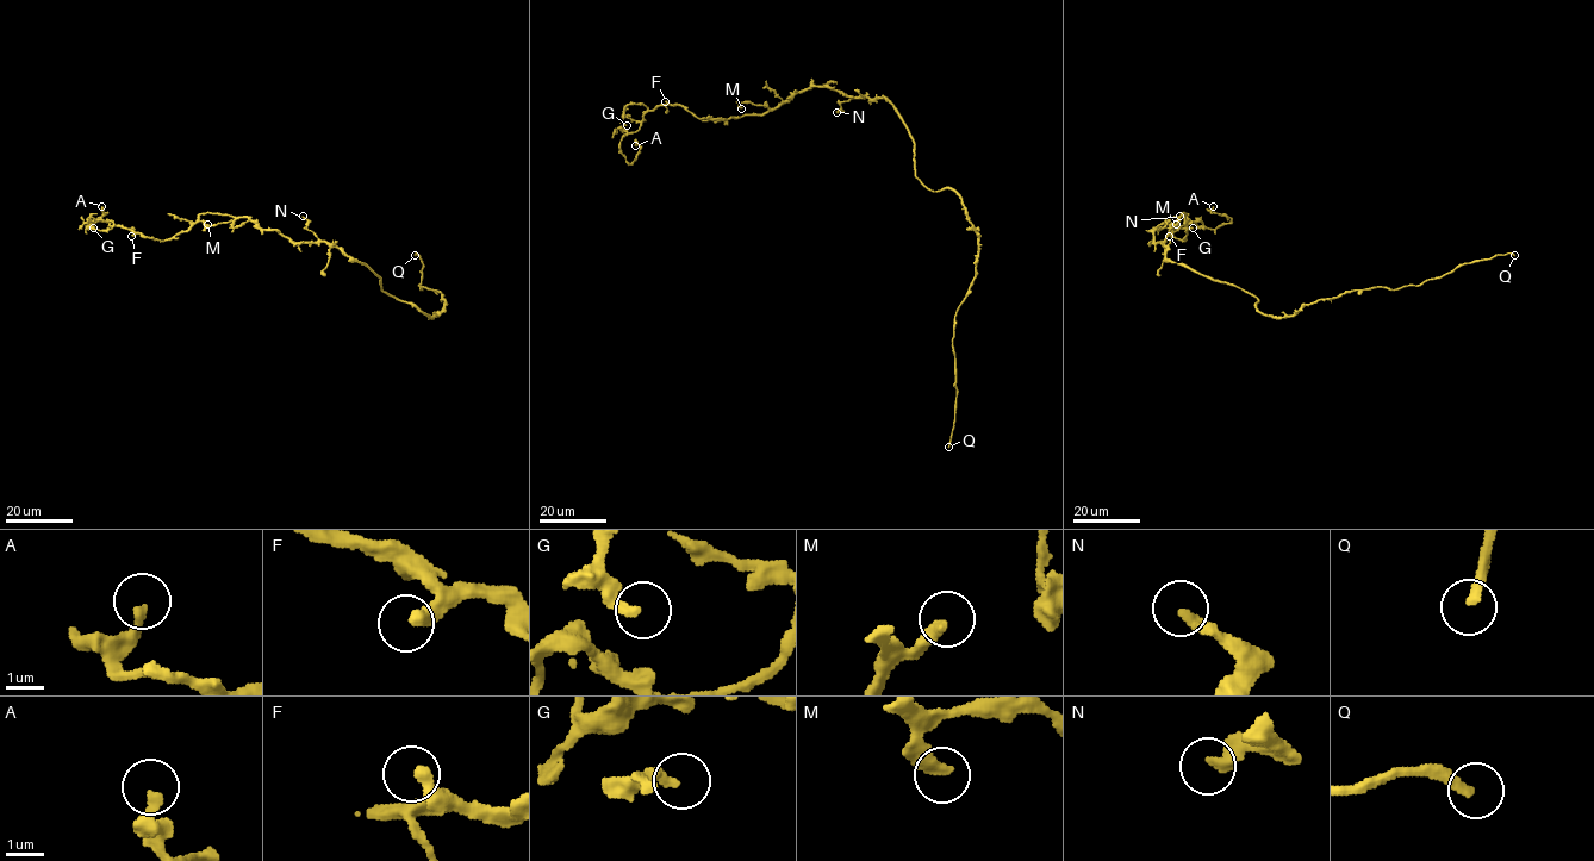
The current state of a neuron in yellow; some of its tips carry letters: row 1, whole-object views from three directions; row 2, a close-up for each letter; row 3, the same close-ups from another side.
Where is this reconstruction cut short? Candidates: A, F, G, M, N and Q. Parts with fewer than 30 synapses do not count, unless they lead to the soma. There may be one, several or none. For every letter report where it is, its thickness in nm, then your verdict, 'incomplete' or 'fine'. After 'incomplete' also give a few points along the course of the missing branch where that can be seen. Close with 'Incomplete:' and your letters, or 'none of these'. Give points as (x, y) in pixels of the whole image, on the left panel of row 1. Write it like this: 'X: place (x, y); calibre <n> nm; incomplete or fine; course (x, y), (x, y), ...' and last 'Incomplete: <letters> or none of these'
A: place (101, 206); calibre 260 nm; fine
F: place (131, 236); calibre 360 nm; fine
G: place (93, 228); calibre 260 nm; fine
M: place (207, 224); calibre 400 nm; fine
N: place (303, 216); calibre 340 nm; fine
Q: place (415, 255); calibre 280 nm; incomplete; course (415, 255), (404, 235), (375, 216), (335, 219), (307, 168), (312, 151), (299, 130), (305, 83), (342, 69)
Incomplete: Q

